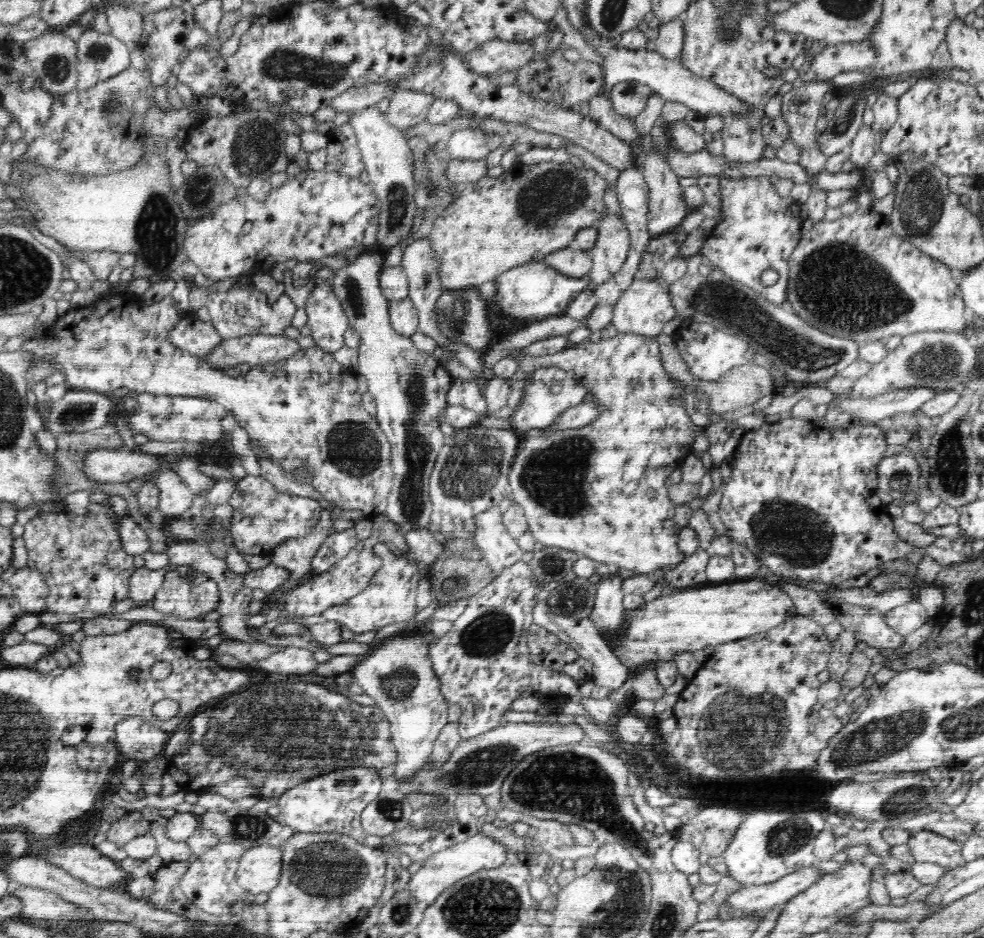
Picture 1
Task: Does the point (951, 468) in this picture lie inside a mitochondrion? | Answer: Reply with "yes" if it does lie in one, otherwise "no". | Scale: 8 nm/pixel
yes

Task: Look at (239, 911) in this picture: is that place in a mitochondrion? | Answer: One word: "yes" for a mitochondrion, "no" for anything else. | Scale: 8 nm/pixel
no

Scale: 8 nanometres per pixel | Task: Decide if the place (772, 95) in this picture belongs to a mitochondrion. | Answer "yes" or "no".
no

